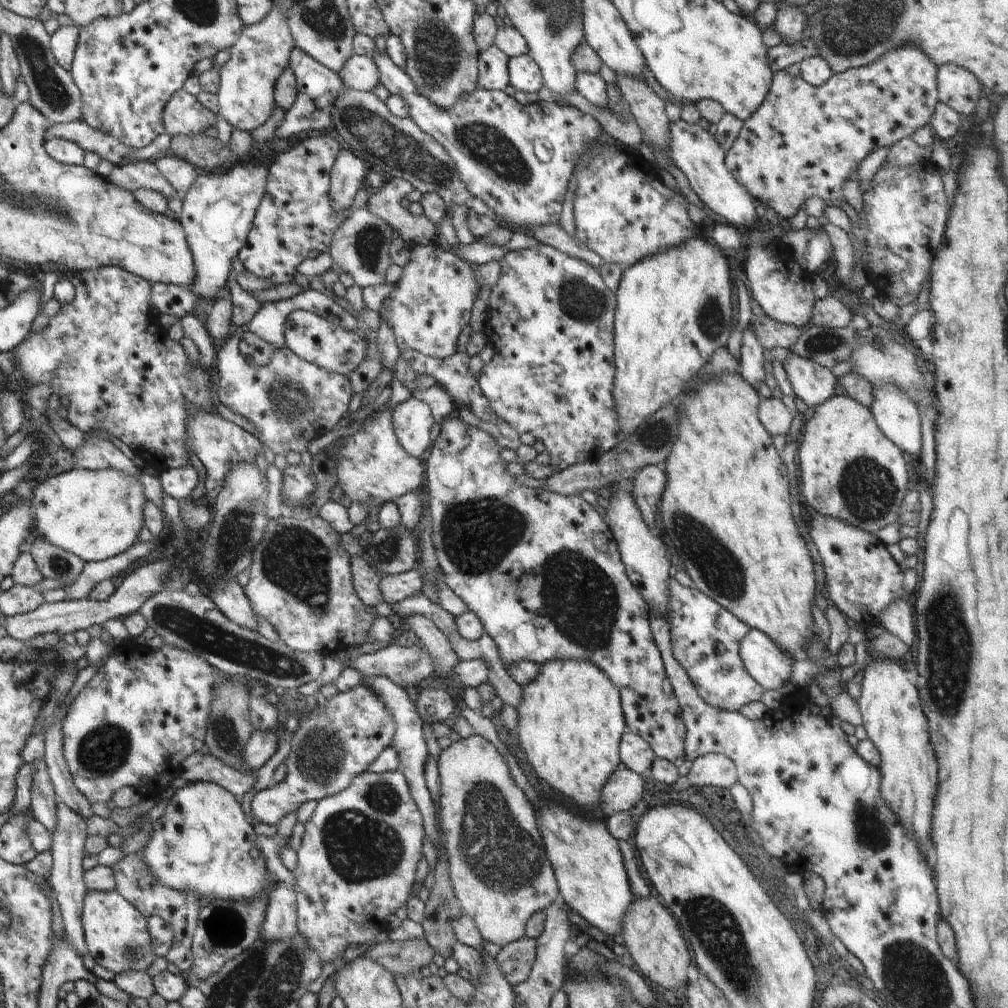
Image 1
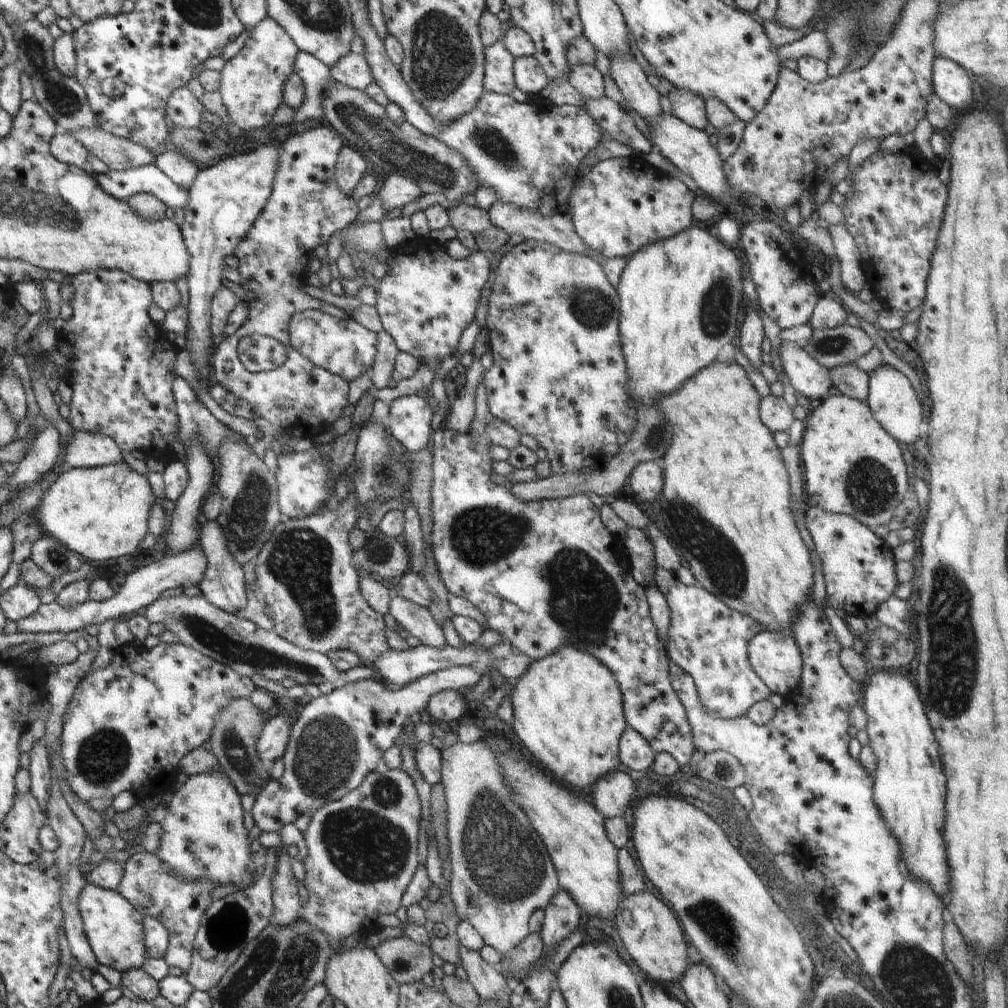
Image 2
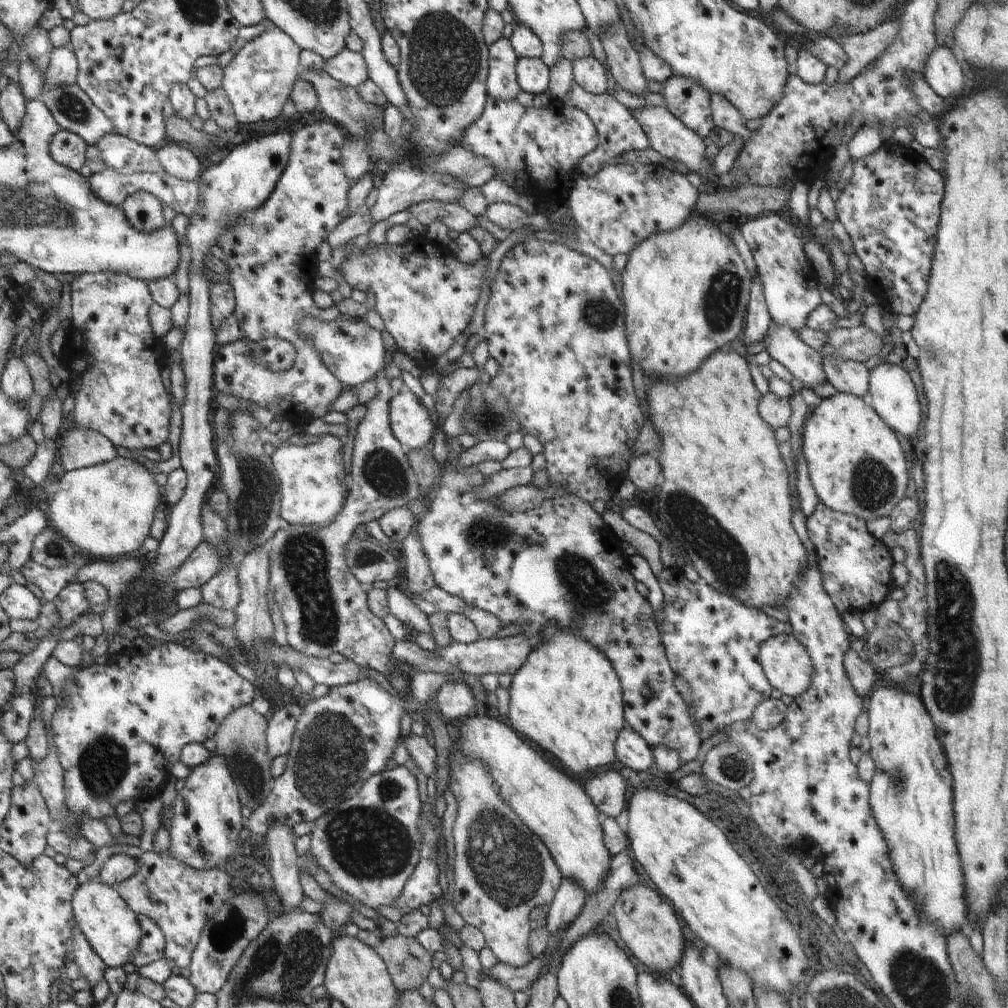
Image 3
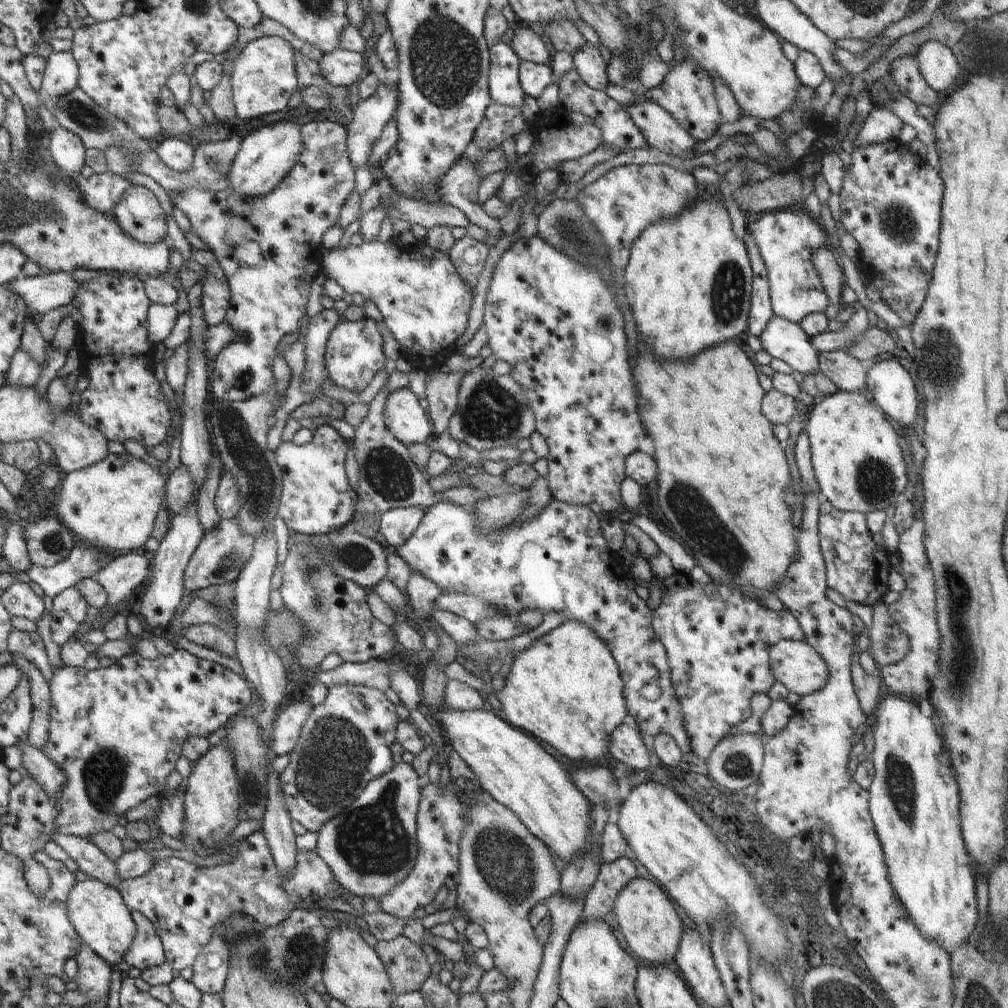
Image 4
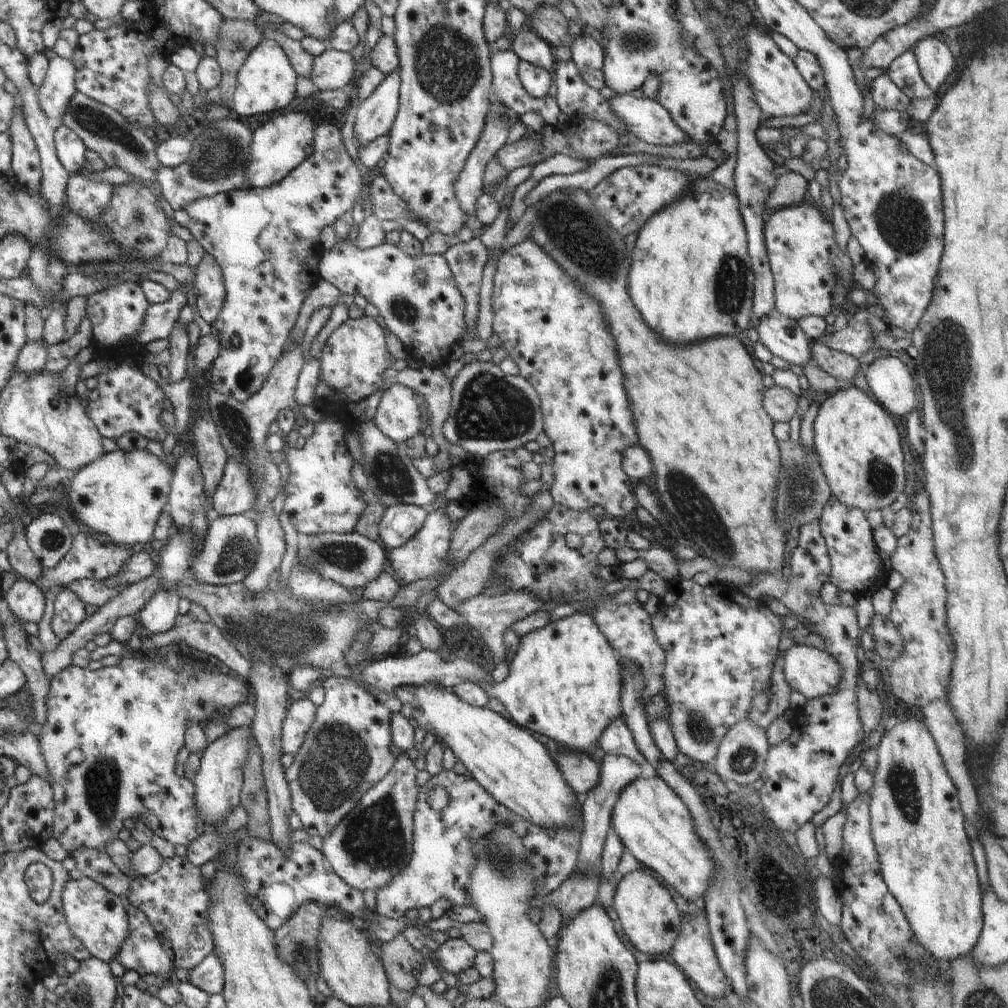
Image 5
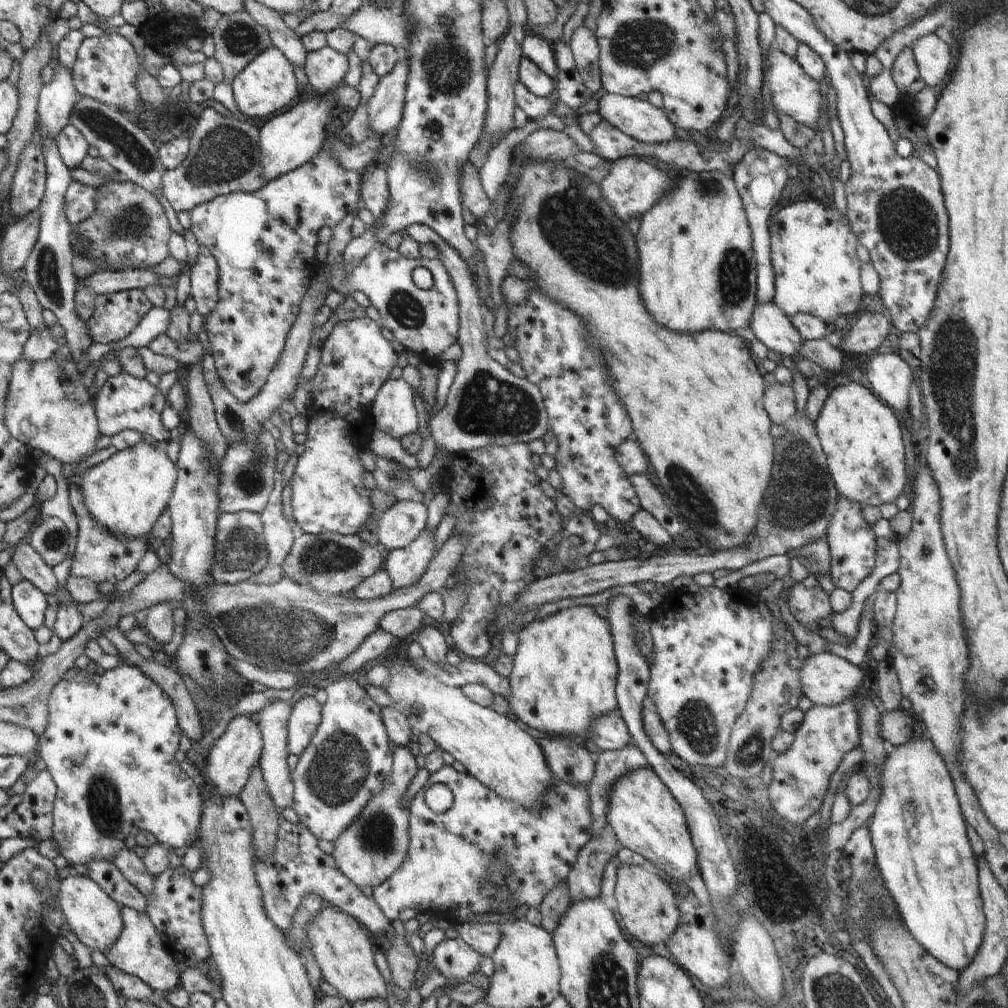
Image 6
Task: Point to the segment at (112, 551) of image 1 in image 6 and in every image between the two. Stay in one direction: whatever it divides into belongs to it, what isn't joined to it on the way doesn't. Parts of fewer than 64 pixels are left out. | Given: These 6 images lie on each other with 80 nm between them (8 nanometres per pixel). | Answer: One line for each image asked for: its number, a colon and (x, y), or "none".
2: (101, 513)
3: (106, 511)
4: (111, 506)
5: (119, 497)
6: (126, 493)

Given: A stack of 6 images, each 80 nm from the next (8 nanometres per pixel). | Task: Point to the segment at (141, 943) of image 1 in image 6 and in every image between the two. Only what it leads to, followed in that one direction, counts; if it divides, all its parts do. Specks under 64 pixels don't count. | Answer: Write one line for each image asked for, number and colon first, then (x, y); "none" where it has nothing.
2: (114, 930)
3: (111, 927)
4: (97, 912)
5: (98, 918)
6: (91, 914)

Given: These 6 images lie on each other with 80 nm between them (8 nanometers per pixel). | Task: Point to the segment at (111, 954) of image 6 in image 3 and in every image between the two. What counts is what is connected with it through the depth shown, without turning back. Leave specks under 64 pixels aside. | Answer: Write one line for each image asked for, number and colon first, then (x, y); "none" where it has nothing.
3: (152, 942)
4: (146, 951)
5: (142, 952)

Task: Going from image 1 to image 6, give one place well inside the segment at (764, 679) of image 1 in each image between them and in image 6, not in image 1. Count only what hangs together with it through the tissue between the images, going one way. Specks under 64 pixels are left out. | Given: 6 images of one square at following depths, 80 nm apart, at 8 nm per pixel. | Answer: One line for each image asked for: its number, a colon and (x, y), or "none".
2: (775, 657)
3: (786, 664)
4: (793, 663)
5: (814, 673)
6: (827, 679)

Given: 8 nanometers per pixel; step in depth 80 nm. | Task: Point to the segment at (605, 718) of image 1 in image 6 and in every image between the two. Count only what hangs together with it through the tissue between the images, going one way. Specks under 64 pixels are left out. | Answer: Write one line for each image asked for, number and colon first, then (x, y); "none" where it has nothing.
2: (567, 707)
3: (566, 697)
4: (566, 689)
5: (564, 681)
6: (564, 674)

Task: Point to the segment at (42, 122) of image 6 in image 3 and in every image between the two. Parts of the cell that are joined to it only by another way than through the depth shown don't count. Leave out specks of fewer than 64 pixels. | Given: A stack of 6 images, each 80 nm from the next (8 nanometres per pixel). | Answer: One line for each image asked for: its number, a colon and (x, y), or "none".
3: (62, 70)
4: (61, 73)
5: (59, 86)

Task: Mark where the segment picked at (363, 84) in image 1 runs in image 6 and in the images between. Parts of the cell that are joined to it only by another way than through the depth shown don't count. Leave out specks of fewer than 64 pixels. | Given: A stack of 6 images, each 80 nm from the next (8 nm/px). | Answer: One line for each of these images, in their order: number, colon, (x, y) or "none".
2: (351, 69)
3: (349, 68)
4: (342, 68)
5: (333, 69)
6: (326, 68)

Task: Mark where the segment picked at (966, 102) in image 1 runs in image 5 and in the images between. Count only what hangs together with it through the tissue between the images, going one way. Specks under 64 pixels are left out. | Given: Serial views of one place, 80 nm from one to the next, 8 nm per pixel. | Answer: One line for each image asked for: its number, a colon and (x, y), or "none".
2: (952, 84)
3: (943, 74)
4: (936, 63)
5: (936, 63)

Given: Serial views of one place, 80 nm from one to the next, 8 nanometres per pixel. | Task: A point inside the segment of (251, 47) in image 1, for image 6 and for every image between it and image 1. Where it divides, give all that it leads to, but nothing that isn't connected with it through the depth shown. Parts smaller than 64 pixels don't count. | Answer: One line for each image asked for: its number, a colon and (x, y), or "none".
2: (252, 82)
3: (258, 81)
4: (264, 77)
5: (266, 82)
6: (267, 85)

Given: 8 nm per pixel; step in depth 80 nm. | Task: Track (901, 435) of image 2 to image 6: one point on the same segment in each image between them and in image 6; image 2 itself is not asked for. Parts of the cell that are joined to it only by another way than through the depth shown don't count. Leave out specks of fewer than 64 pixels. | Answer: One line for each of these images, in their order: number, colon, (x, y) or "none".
3: (894, 397)
4: (893, 391)
5: (888, 377)
6: (890, 375)

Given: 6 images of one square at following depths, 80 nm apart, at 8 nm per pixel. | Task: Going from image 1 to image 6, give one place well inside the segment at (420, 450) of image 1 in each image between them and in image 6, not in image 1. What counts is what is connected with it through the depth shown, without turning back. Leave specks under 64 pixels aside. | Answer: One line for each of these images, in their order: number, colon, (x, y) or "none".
2: (410, 421)
3: (409, 421)
4: (404, 417)
5: (399, 417)
6: (394, 411)

